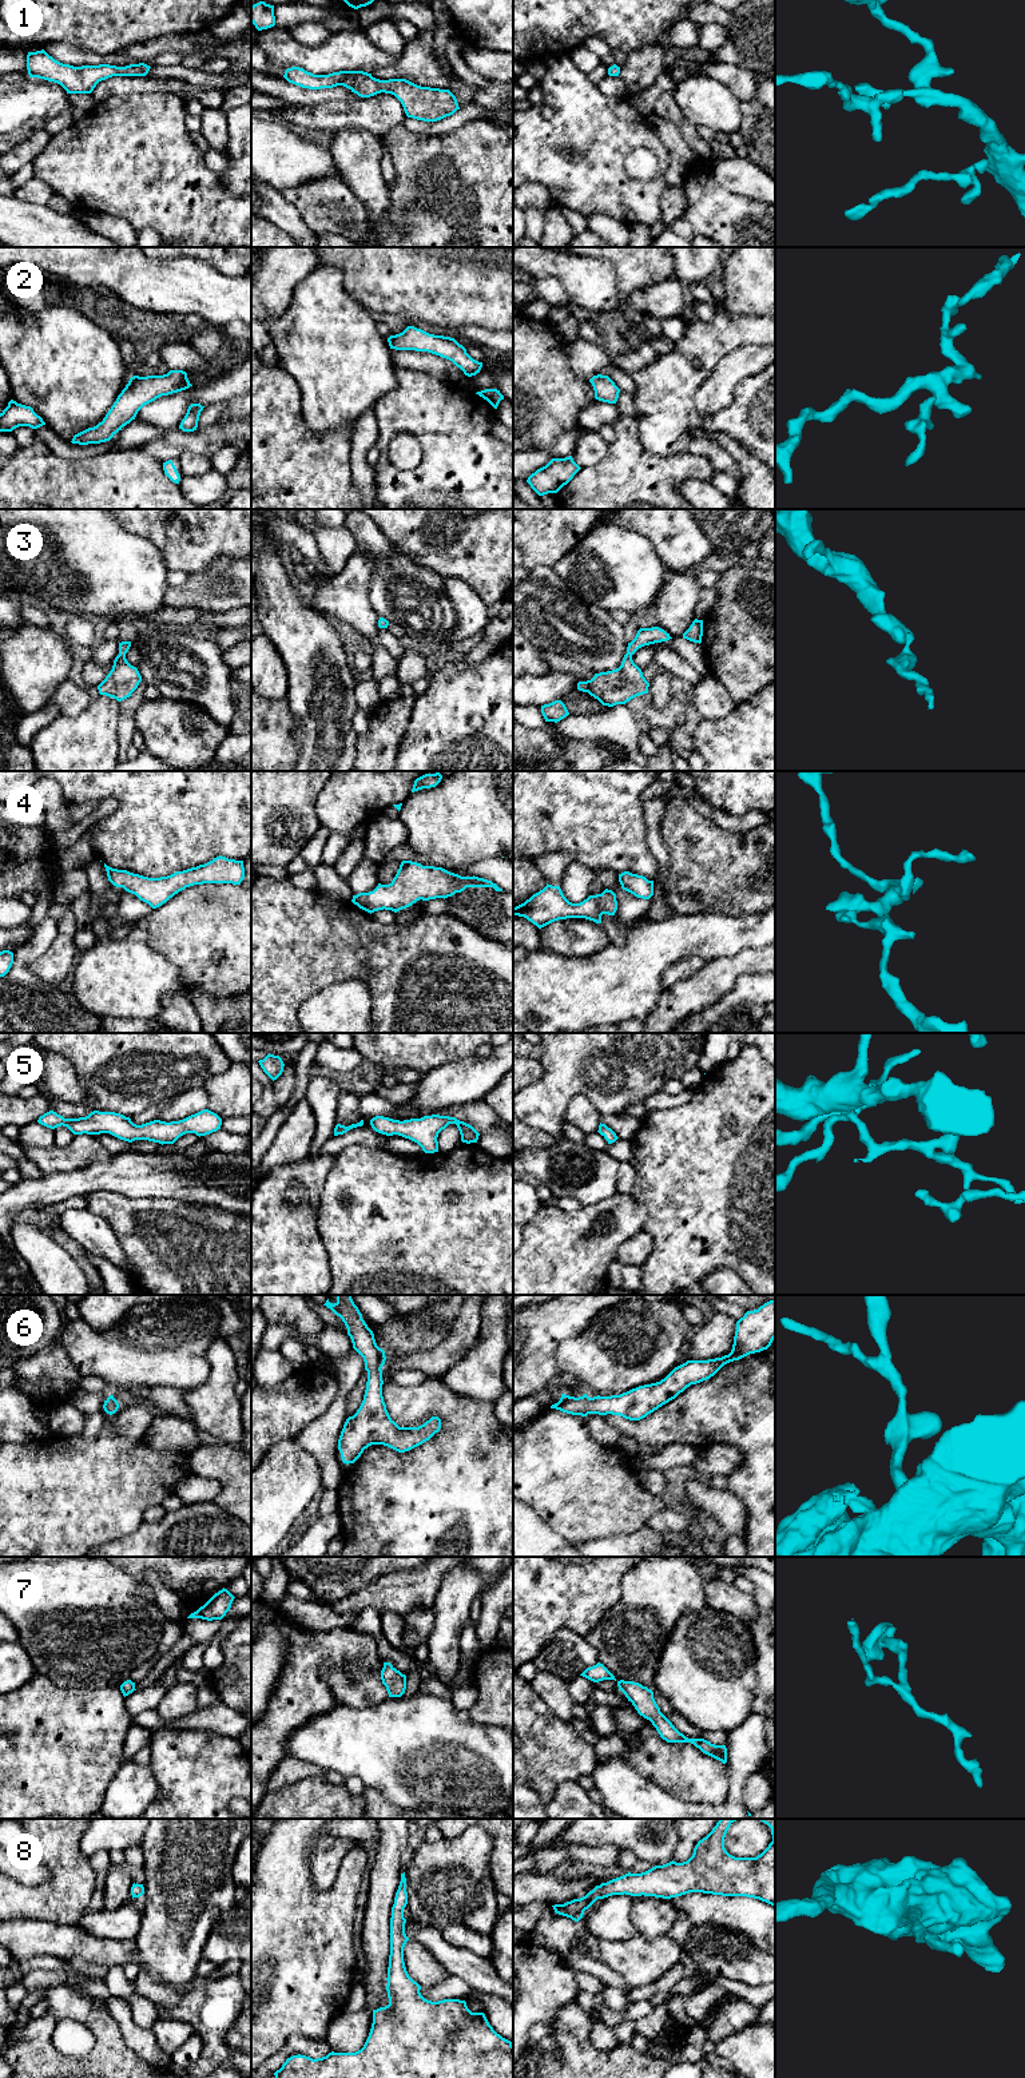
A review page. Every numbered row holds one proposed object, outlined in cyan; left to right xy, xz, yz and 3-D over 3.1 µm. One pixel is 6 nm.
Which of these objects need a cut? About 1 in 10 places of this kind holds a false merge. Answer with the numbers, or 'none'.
none

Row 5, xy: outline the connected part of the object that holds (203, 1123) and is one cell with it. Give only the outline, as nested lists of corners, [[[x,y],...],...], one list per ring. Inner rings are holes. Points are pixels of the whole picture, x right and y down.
[[[203,1109],[179,1121],[154,1120],[142,1125],[136,1125],[130,1117],[115,1112],[94,1110],[86,1117],[64,1119],[53,1110],[39,1117],[39,1124],[55,1129],[67,1127],[74,1135],[100,1135],[110,1133],[120,1140],[132,1143],[135,1140],[148,1140],[159,1144],[174,1144],[186,1133],[206,1136],[221,1129],[222,1119]]]

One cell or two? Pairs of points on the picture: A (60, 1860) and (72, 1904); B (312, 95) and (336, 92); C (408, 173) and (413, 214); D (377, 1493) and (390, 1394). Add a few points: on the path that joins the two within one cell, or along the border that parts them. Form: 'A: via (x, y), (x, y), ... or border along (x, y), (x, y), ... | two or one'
A: via (71, 1871), (71, 1894) | one
B: via (317, 95), (330, 95) | one
C: via (413, 183), (413, 203) | one
D: via (413, 1470), (447, 1437), (447, 1418), (426, 1403) | one

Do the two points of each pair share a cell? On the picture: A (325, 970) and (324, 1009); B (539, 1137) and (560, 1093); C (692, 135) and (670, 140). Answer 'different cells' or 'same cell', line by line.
A: different cells
B: different cells
C: different cells

